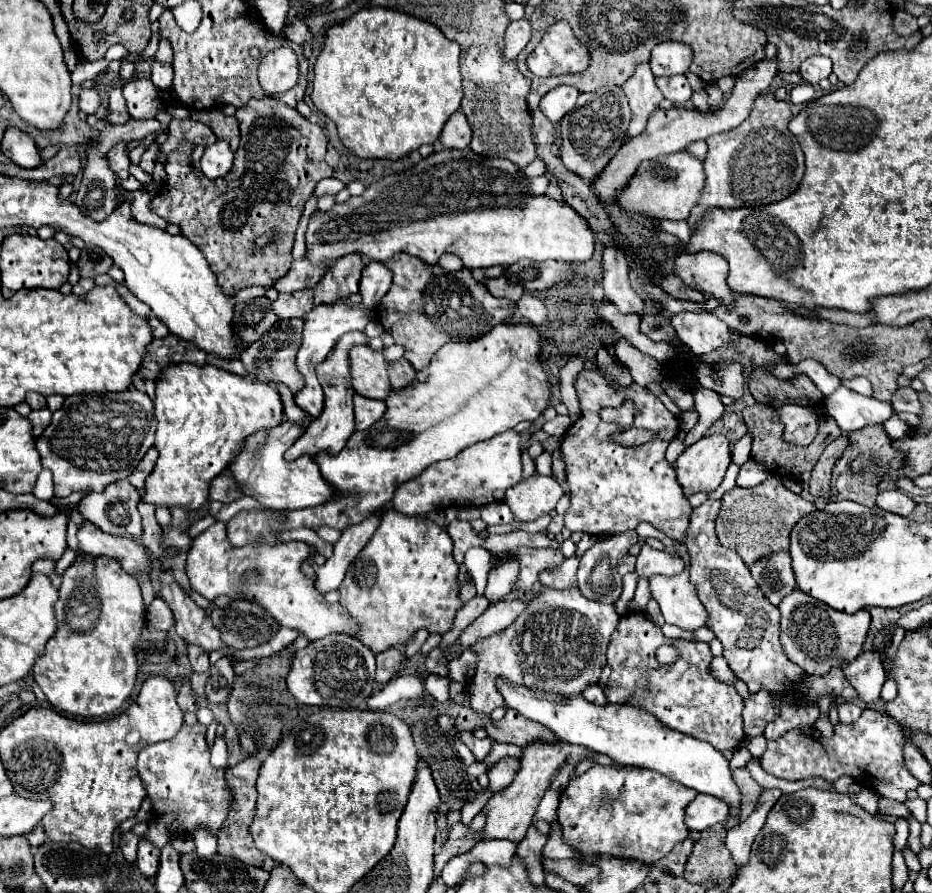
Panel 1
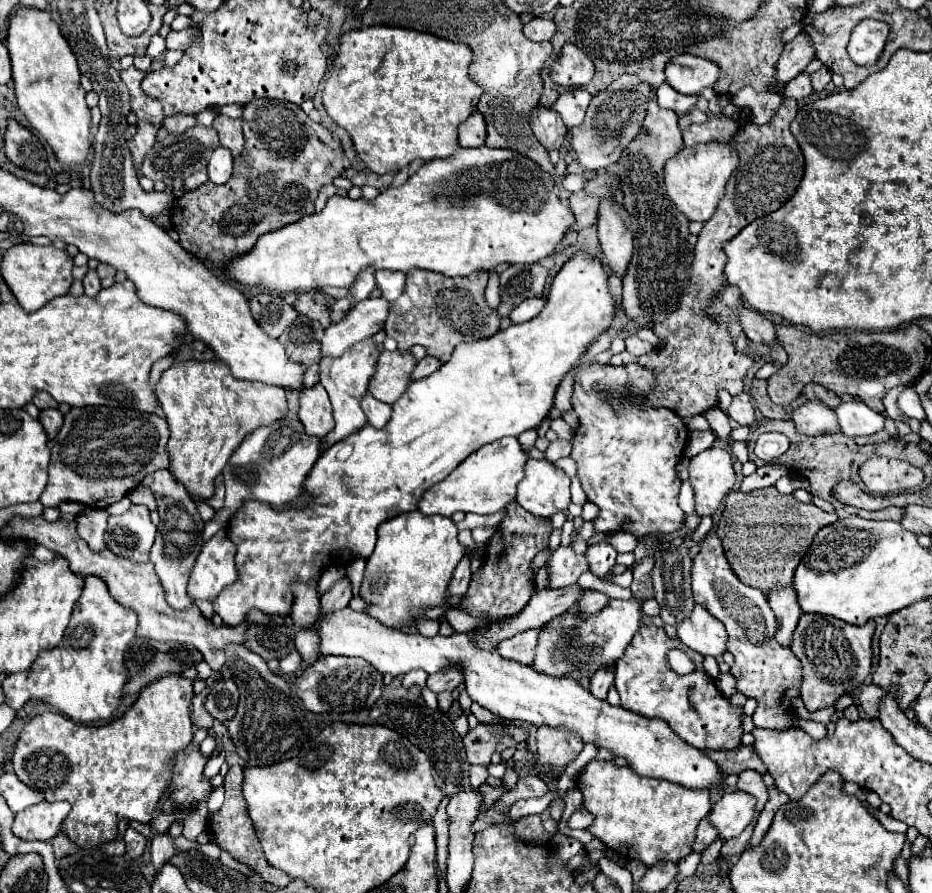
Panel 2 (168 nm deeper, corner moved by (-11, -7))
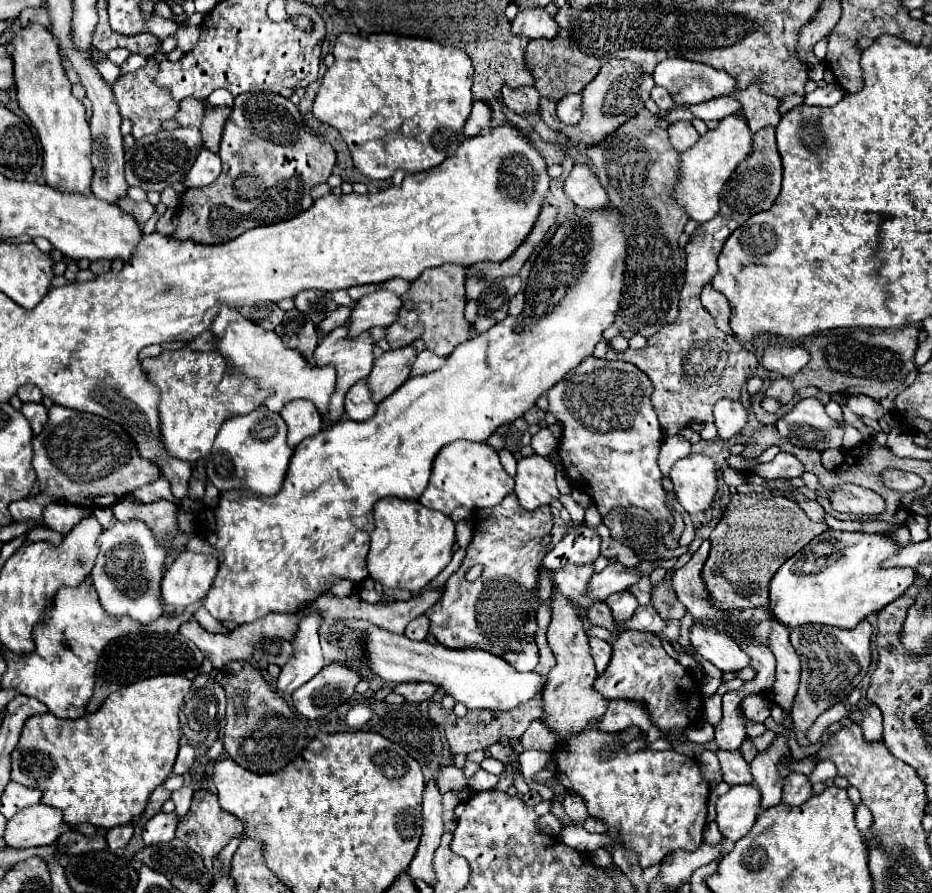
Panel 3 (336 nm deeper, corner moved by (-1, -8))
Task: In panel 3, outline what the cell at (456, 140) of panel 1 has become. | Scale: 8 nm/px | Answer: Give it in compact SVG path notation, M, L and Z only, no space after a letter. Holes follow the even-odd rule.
M474 101L474 107L472 107L472 113L470 117L466 119L466 125L462 129L464 137L476 137L478 133L490 129L490 107L488 103L482 103L482 101Z

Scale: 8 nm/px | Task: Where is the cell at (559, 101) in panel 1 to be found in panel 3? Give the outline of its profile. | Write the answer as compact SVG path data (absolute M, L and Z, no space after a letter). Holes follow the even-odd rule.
M564 95L558 105L556 105L556 113L558 113L558 119L562 123L568 123L568 125L574 125L580 121L582 117L582 95Z

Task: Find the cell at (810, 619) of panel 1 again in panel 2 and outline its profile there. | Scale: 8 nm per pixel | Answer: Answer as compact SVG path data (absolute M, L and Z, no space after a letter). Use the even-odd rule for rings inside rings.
M802 614L792 642L792 652L804 666L804 680L802 680L802 700L808 712L816 712L828 706L834 706L836 700L844 694L858 698L860 686L866 682L872 670L872 634L874 634L874 620L866 622L864 626L852 626L832 616L816 616L816 614Z

